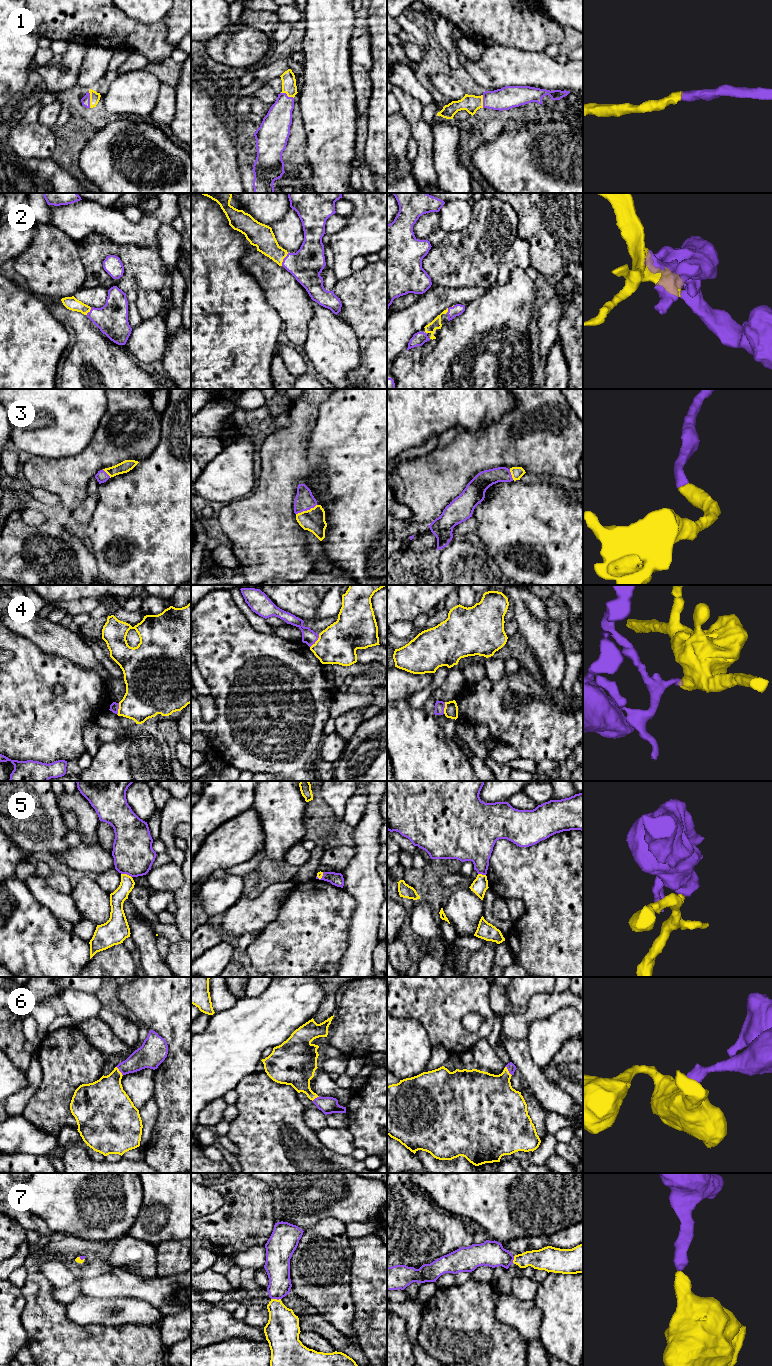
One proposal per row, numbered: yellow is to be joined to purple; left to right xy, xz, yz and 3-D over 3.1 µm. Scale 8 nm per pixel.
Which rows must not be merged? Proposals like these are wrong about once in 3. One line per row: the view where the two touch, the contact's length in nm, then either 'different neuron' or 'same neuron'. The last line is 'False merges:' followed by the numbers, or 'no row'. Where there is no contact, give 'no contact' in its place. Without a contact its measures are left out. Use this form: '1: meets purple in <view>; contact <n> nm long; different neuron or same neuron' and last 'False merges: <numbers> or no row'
1: meets purple in xy; contact 140 nm long; same neuron
2: meets purple in xz; contact 120 nm long; same neuron
3: meets purple in xz; contact 190 nm long; same neuron
4: meets purple in xz; contact 130 nm long; different neuron
5: meets purple in xy; contact 90 nm long; different neuron
6: meets purple in yz; contact 90 nm long; same neuron
7: meets purple in xz; contact 80 nm long; same neuron
False merges: 4, 5

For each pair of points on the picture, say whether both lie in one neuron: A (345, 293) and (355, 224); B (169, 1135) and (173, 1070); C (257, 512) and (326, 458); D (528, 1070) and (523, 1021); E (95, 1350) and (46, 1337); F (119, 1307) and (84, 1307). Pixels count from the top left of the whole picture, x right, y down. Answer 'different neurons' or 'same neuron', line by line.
A: different neurons
B: same neuron
C: different neurons
D: different neurons
E: same neuron
F: same neuron

